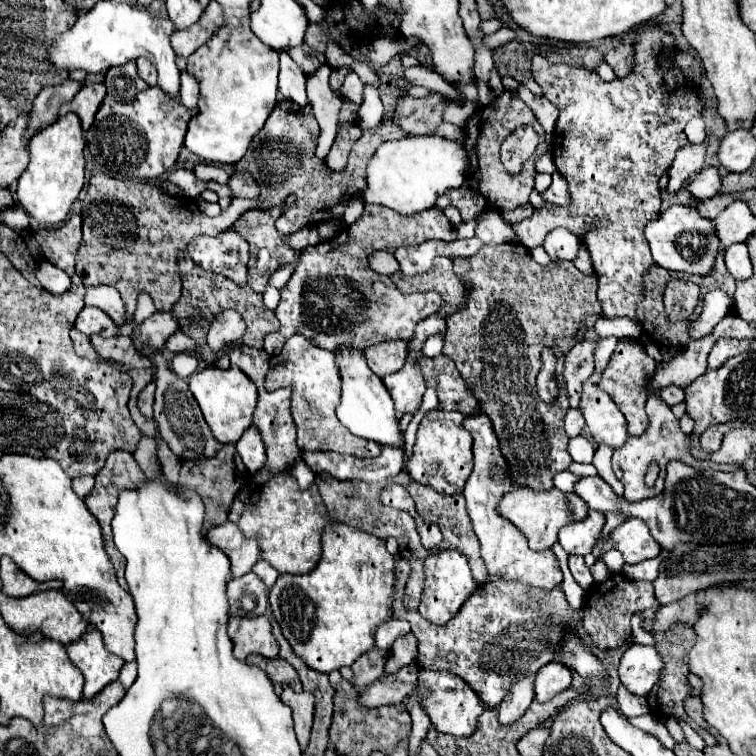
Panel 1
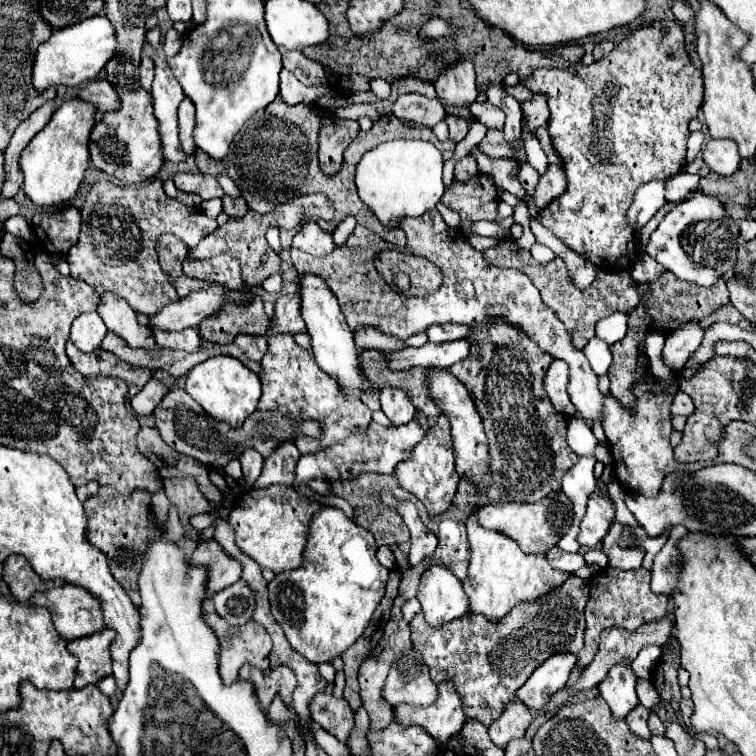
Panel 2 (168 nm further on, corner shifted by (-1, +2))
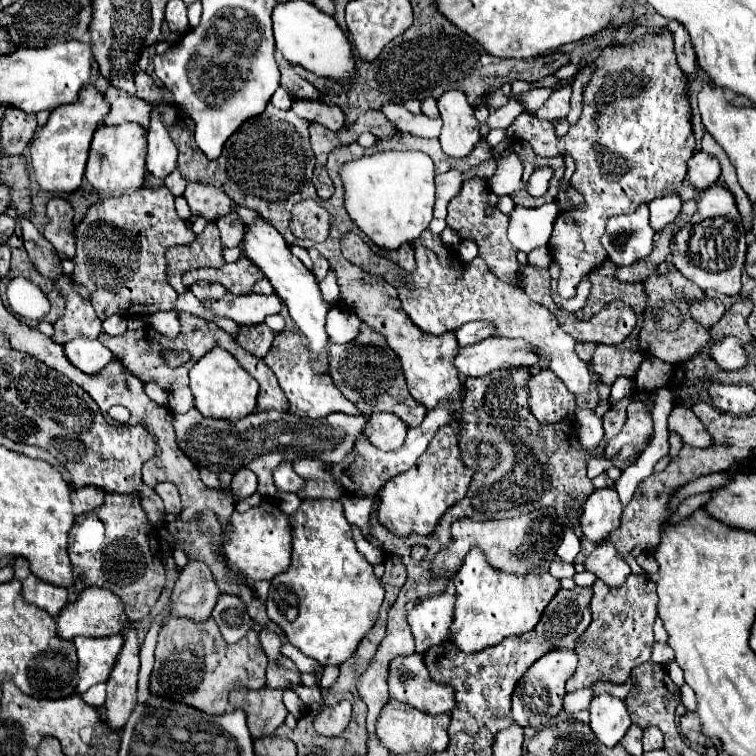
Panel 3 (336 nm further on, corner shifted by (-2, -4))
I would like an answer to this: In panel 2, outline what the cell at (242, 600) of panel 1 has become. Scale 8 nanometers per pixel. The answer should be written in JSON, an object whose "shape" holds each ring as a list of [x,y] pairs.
{"shape":[[[244,579],[214,595],[214,605],[218,615],[224,617],[230,625],[248,623],[254,613],[254,603],[256,603],[254,591]]]}

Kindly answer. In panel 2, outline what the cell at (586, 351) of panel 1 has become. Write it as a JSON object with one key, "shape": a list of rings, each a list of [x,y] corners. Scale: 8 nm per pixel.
{"shape":[[[556,359],[550,369],[546,371],[546,379],[544,379],[544,387],[546,393],[550,395],[550,401],[554,403],[554,409],[566,417],[572,417],[576,413],[574,405],[570,403],[570,397],[566,393],[568,389],[568,379],[570,379],[570,371],[568,365],[562,359]]]}

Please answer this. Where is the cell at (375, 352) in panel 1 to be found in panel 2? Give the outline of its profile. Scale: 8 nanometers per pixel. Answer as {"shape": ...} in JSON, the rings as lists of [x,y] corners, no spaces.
{"shape":[[[458,339],[450,343],[426,343],[424,347],[404,347],[398,351],[386,351],[386,365],[392,371],[404,371],[412,367],[440,367],[448,369],[468,355],[470,341]]]}

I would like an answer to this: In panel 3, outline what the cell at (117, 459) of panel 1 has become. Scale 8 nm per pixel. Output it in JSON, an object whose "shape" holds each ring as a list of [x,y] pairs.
{"shape":[[[107,493],[103,507],[77,515],[69,531],[67,553],[75,573],[73,593],[79,595],[87,587],[107,587],[125,601],[125,613],[131,621],[147,617],[163,591],[165,569],[157,549],[155,557],[151,553],[147,517],[137,495]]]}

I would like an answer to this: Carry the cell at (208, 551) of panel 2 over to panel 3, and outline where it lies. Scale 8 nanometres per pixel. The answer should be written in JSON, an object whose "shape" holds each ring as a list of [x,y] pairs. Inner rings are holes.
{"shape":[[[187,563],[173,587],[173,593],[169,597],[169,613],[175,617],[185,617],[195,623],[207,621],[215,601],[219,597],[219,587],[205,563]],[[193,591],[193,599],[181,599],[181,595],[187,595]]]}

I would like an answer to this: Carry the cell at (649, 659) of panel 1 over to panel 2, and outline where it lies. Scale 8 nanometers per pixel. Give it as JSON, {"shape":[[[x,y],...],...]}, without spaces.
{"shape":[[[632,661],[614,665],[608,677],[600,683],[598,691],[610,703],[616,717],[626,717],[638,705],[636,683],[638,675],[632,671]]]}

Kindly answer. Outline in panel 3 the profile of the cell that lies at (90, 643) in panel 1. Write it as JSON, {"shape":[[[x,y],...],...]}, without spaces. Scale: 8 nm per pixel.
{"shape":[[[121,635],[111,637],[75,637],[75,647],[79,655],[79,685],[77,691],[85,693],[91,685],[107,681],[117,653],[123,647]]]}

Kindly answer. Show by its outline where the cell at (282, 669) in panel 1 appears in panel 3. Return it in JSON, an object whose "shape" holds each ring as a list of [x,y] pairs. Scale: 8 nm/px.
{"shape":[[[263,687],[259,691],[235,689],[229,703],[233,709],[243,709],[247,713],[247,725],[253,739],[269,737],[279,725],[283,725],[287,709],[281,701],[281,689]]]}

